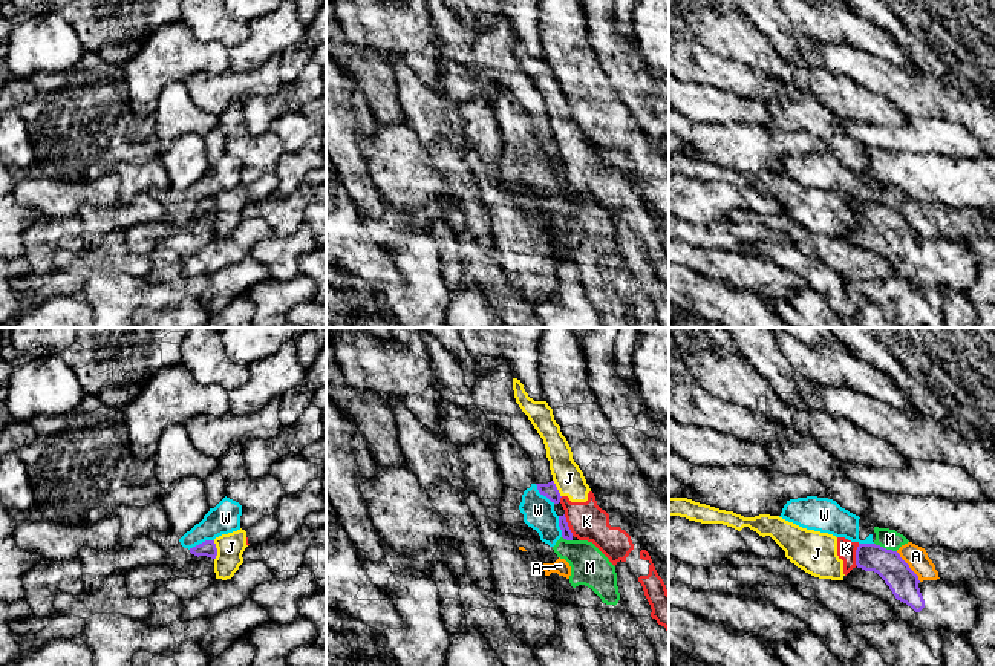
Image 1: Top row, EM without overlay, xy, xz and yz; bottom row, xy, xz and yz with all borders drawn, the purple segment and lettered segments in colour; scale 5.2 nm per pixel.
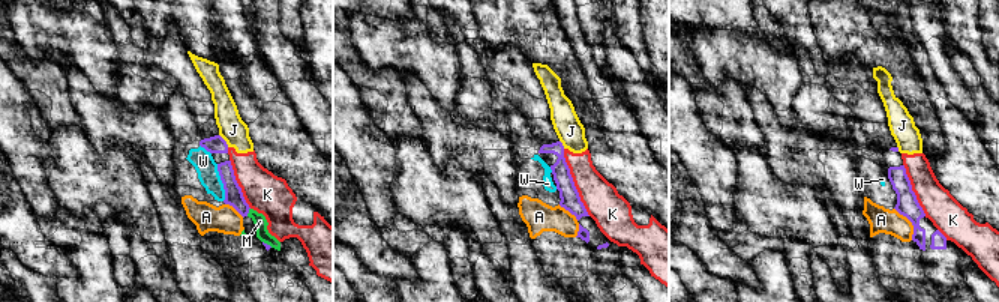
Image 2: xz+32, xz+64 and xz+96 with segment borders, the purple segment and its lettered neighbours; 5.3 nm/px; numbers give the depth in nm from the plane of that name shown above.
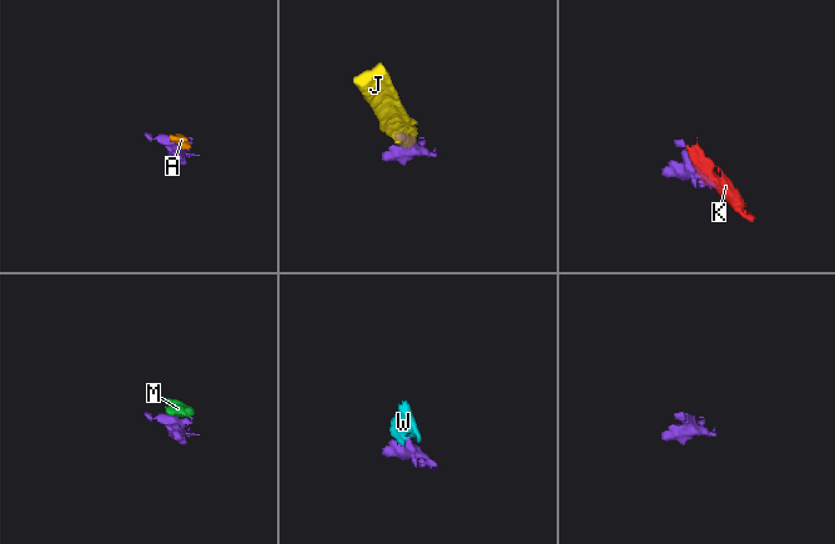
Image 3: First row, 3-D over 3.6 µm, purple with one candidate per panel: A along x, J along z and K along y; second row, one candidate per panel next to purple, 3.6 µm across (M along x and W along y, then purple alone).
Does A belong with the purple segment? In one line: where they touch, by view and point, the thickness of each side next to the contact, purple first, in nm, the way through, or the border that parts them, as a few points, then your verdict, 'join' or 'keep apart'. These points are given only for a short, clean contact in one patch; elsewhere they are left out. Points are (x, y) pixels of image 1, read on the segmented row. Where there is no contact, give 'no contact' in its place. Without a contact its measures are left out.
yz (908, 567) | 160/120 nm | along yz (896, 551), (920, 581) | keep apart

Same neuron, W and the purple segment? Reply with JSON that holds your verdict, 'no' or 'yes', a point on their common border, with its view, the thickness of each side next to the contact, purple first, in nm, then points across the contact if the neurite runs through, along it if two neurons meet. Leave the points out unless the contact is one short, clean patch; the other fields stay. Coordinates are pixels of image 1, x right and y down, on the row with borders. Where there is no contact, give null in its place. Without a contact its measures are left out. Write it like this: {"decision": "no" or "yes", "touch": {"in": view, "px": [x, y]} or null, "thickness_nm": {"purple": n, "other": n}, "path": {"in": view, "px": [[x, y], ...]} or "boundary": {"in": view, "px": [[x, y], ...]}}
{"decision": "no", "touch": {"in": "xy", "px": [202, 542]}, "thickness_nm": {"purple": 80, "other": 160}, "boundary": {"in": "xy", "px": [[213, 539], [205, 539], [189, 548]]}}

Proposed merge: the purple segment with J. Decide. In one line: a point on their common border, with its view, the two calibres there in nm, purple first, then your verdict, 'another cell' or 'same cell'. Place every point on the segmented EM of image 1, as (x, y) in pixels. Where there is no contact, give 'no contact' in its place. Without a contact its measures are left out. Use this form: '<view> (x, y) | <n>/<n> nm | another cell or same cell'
xy (216, 550) | 80/140 nm | another cell

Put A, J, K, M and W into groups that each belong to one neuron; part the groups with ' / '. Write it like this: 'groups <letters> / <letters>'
groups A M W / J K

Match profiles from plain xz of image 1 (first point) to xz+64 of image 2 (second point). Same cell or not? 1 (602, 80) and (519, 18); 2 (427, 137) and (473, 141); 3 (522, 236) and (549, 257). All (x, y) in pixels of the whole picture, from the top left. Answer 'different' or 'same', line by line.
1: different
2: same
3: different

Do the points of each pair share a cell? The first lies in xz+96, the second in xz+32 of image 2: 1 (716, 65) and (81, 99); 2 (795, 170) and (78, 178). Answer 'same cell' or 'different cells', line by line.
1: different cells
2: different cells

